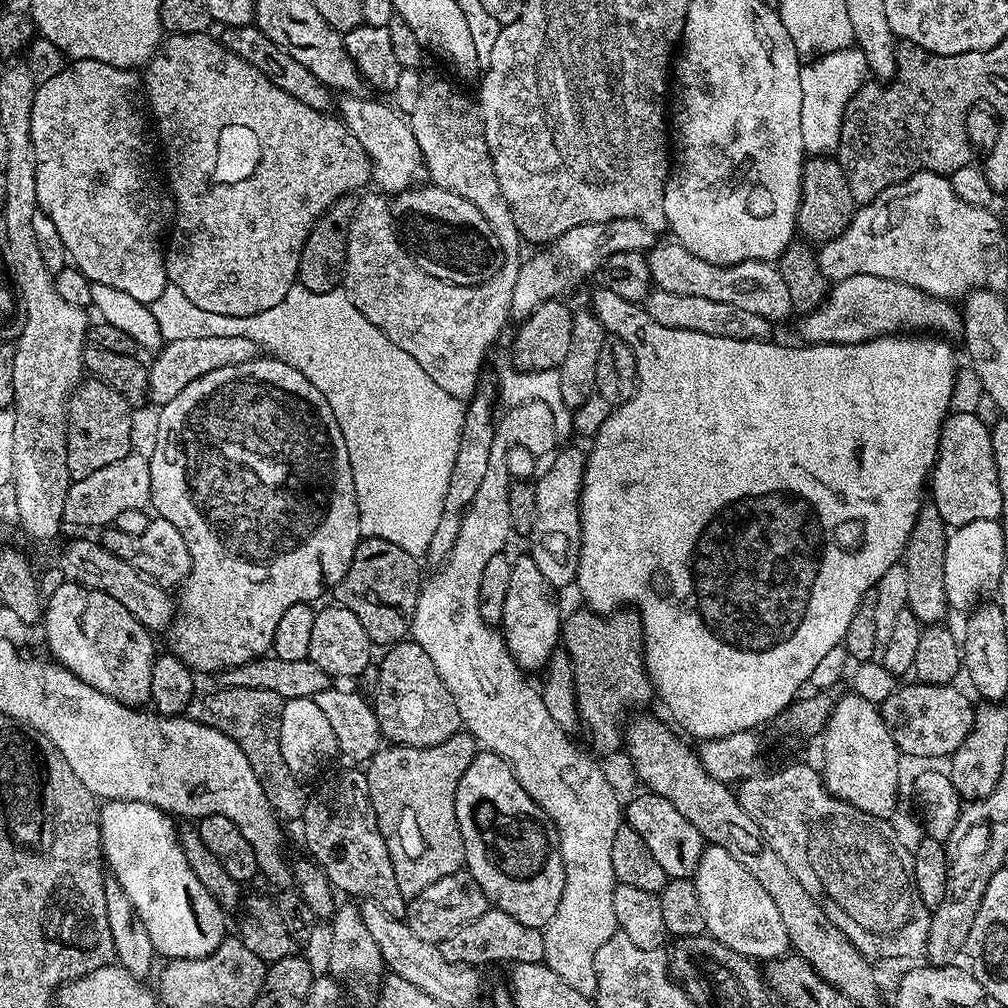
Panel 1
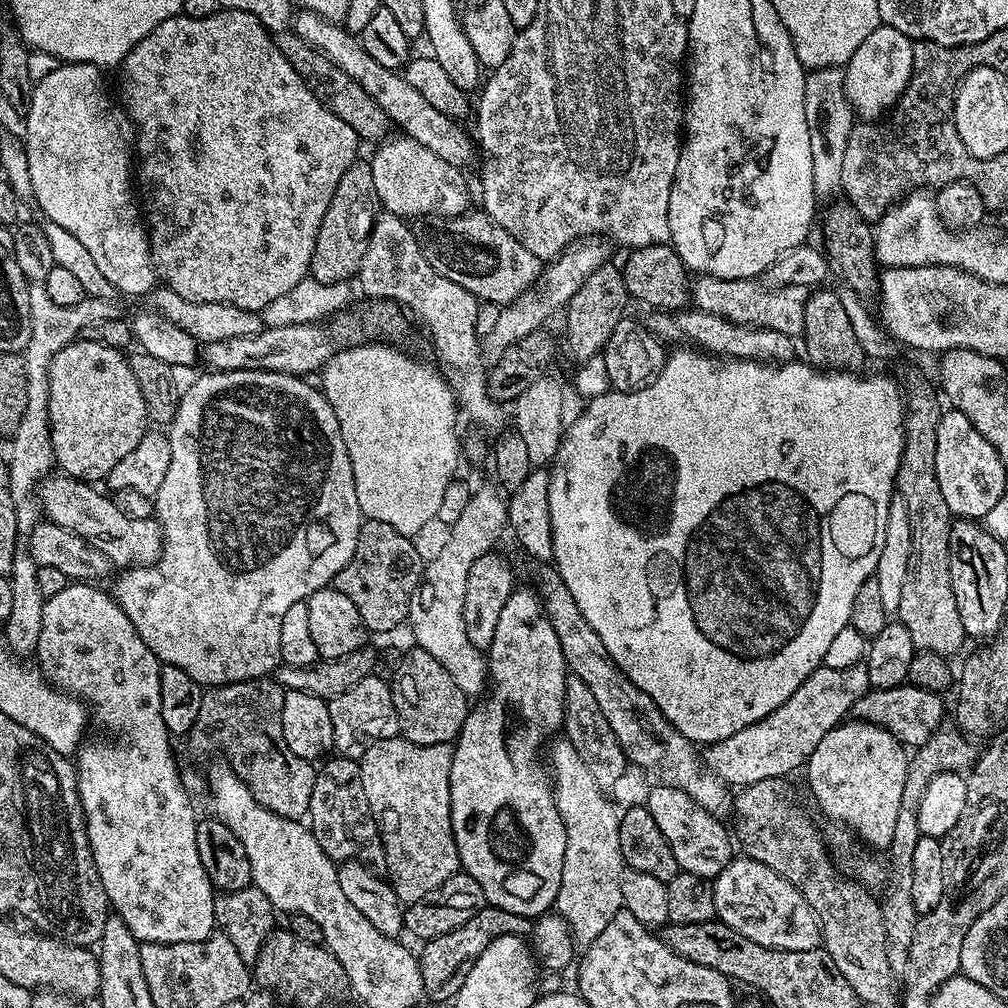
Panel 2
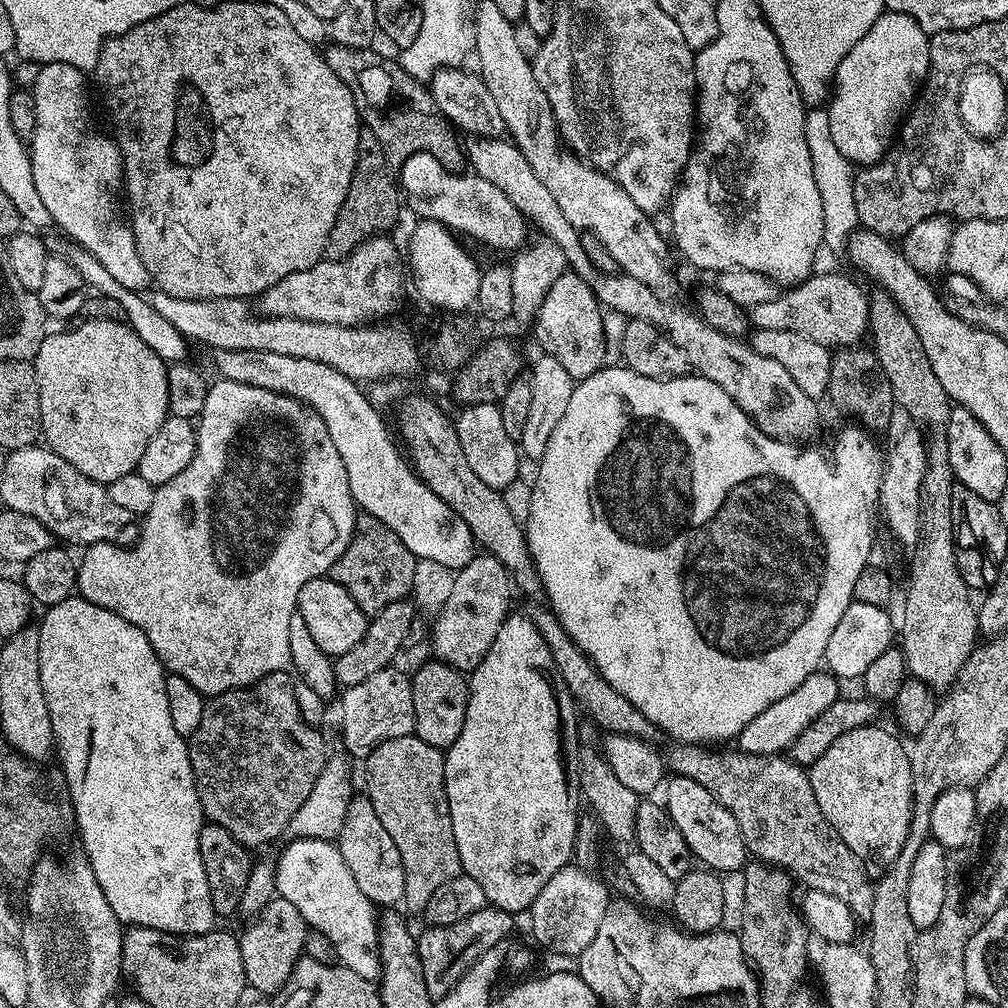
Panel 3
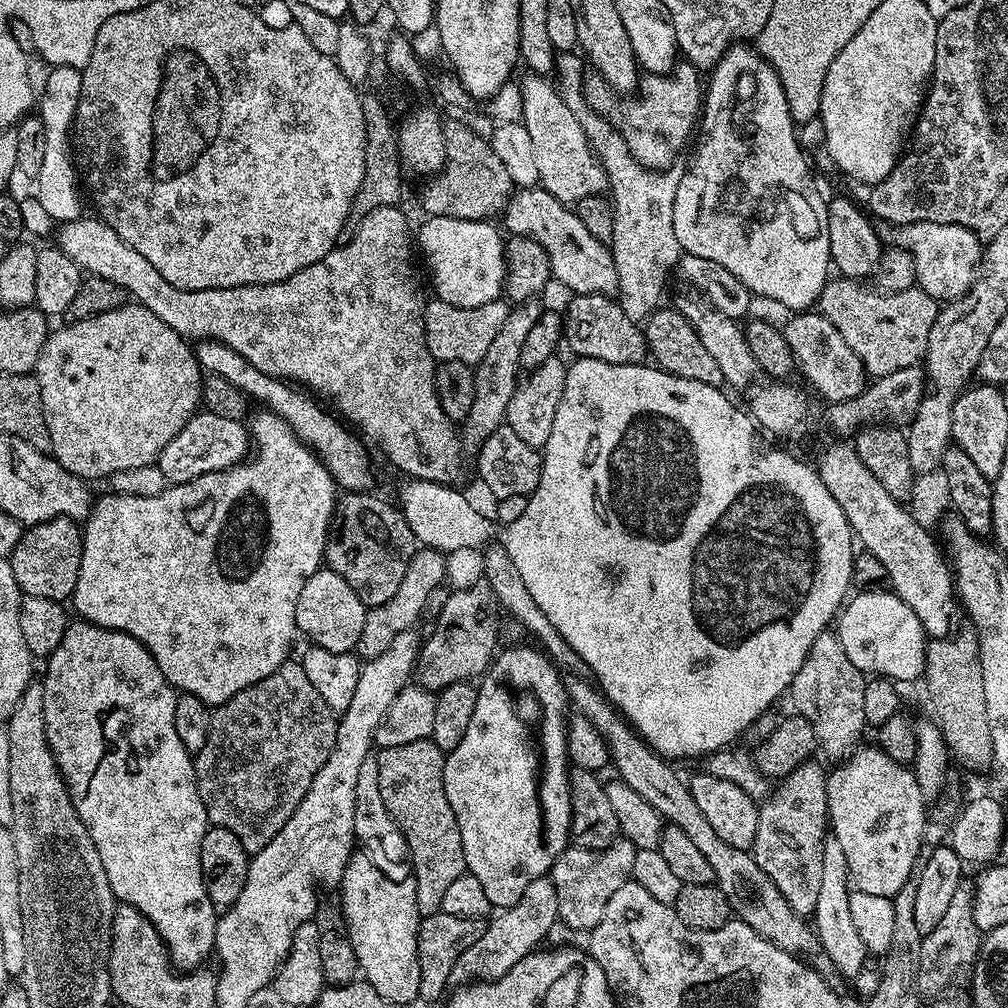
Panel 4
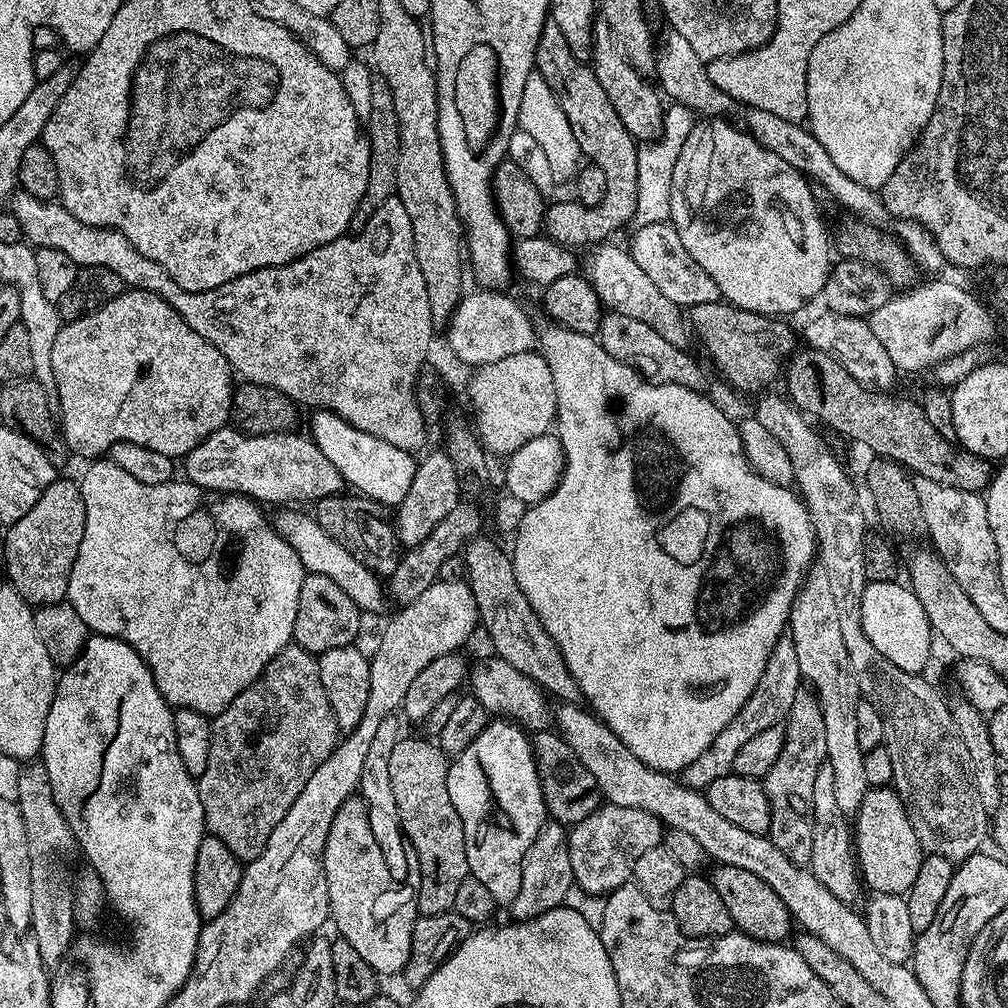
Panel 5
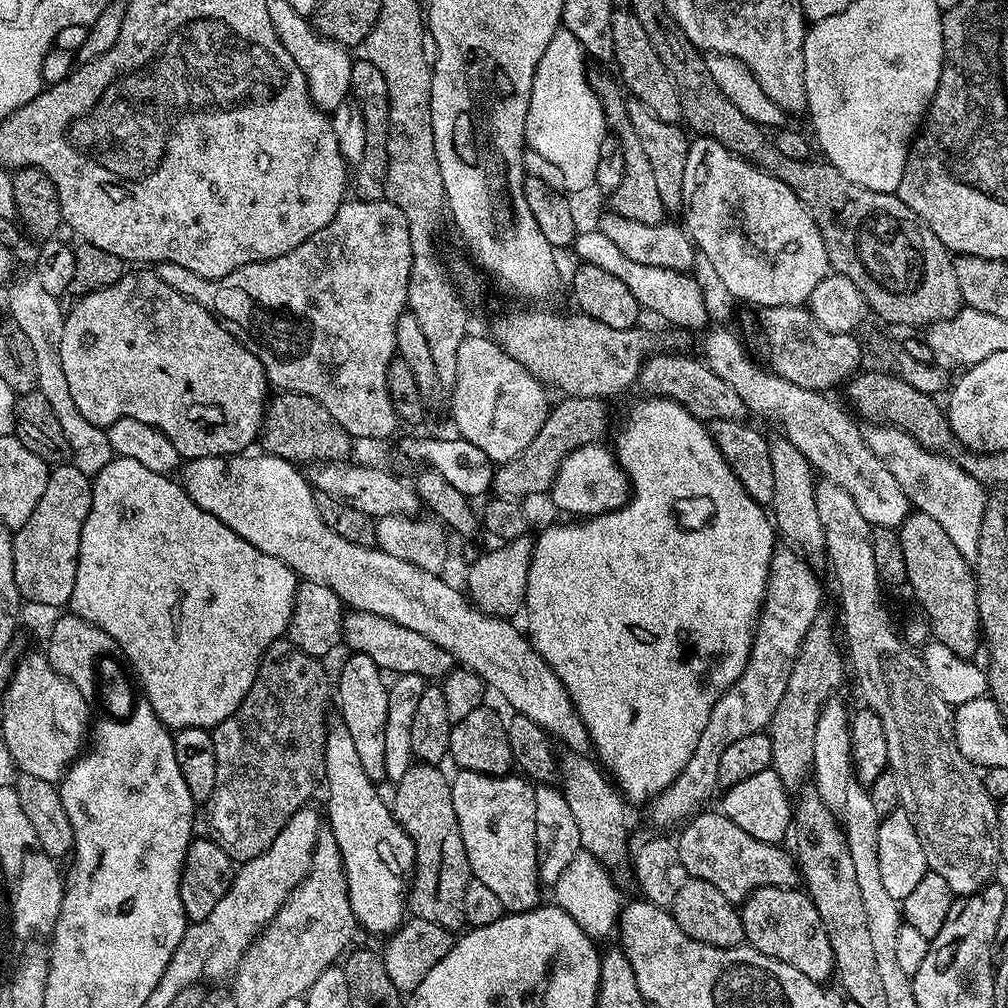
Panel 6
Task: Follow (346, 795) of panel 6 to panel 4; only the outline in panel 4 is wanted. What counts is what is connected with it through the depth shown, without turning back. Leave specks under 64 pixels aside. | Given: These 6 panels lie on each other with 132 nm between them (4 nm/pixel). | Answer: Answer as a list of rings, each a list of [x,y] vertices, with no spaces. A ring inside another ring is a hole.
[[[362,850],[353,851],[338,885],[343,927],[360,963],[363,979],[382,998],[404,1006],[420,995],[418,930],[422,919],[416,905],[416,885],[386,878]]]

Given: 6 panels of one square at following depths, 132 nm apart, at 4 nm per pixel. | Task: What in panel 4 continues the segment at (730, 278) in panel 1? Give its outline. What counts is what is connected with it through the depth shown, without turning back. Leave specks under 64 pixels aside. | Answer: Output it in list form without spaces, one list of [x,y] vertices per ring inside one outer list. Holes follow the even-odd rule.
[[[832,278],[824,285],[818,311],[837,327],[842,338],[864,364],[869,377],[885,376],[894,370],[915,368],[928,352],[930,330],[941,305],[921,288],[885,292],[859,288],[855,279]]]

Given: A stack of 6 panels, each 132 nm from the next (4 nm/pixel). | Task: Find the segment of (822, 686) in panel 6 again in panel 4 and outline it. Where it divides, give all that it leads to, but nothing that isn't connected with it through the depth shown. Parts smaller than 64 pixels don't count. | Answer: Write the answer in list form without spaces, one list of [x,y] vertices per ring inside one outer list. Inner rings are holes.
[[[815,759],[806,761],[795,768],[791,774],[783,777],[780,784],[771,789],[770,795],[759,805],[758,834],[754,834],[751,854],[754,862],[778,886],[782,898],[790,902],[790,906],[799,916],[811,917],[818,906],[818,889],[822,886],[822,850],[826,839],[826,825],[828,824],[828,772],[822,765],[816,764]]]

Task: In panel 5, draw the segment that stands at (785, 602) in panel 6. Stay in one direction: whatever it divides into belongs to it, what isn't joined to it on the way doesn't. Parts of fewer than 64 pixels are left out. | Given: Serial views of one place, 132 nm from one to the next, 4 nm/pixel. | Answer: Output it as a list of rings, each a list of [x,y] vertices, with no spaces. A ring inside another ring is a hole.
[[[782,638],[774,646],[766,664],[766,670],[762,672],[762,678],[758,680],[758,686],[754,694],[750,694],[746,706],[738,710],[738,714],[728,723],[726,730],[722,730],[722,734],[718,734],[718,738],[714,738],[714,742],[710,742],[710,746],[702,750],[702,754],[698,754],[698,758],[694,758],[694,762],[690,762],[690,766],[684,769],[683,783],[690,788],[707,790],[710,782],[729,775],[738,749],[750,738],[755,738],[760,731],[787,721],[790,706],[794,706],[794,698],[801,690],[802,679],[799,672],[798,655],[795,654],[795,642],[791,638]],[[601,803],[600,808],[590,814],[590,818],[571,825],[568,832],[570,866],[575,887],[598,897],[621,888],[632,880],[634,862],[638,862],[646,850],[661,847],[665,831],[665,825],[659,818],[645,809]]]

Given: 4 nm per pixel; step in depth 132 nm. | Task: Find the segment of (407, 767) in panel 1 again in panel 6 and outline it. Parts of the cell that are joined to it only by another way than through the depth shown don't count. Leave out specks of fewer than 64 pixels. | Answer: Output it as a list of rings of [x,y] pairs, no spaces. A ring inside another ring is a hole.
[[[419,762],[413,763],[407,770],[406,774],[395,785],[394,795],[390,801],[391,811],[394,813],[395,823],[401,824],[404,827],[404,832],[408,835],[408,840],[412,843],[412,848],[416,851],[416,873],[412,876],[412,884],[410,880],[410,887],[406,892],[406,904],[410,909],[412,916],[418,918],[426,918],[426,922],[438,922],[438,926],[447,928],[449,930],[457,930],[456,928],[463,929],[464,922],[464,907],[466,906],[466,886],[471,882],[474,877],[472,874],[472,867],[466,858],[466,846],[462,846],[462,830],[458,830],[458,814],[454,814],[454,798],[452,797],[452,781],[446,775],[444,777],[443,767],[434,764],[421,764]]]

